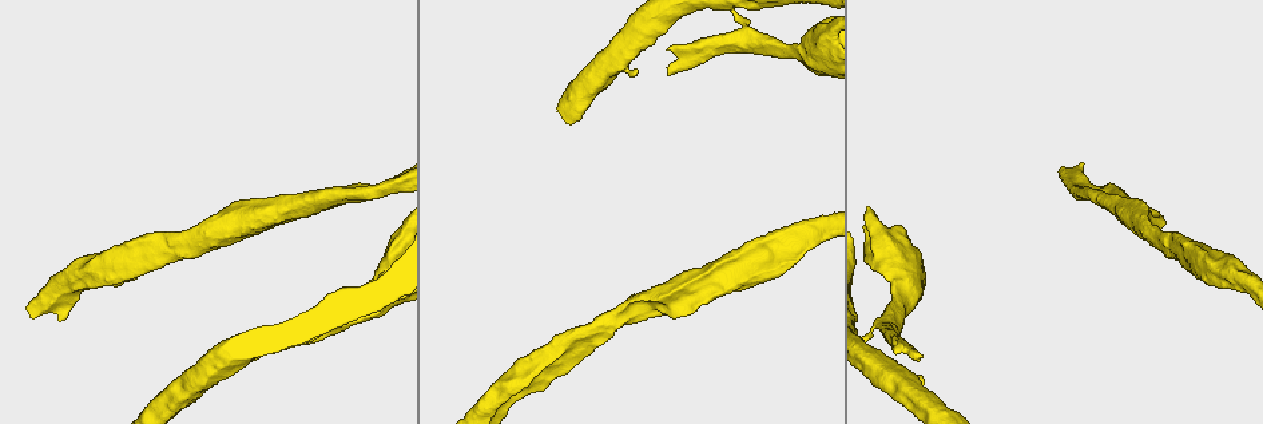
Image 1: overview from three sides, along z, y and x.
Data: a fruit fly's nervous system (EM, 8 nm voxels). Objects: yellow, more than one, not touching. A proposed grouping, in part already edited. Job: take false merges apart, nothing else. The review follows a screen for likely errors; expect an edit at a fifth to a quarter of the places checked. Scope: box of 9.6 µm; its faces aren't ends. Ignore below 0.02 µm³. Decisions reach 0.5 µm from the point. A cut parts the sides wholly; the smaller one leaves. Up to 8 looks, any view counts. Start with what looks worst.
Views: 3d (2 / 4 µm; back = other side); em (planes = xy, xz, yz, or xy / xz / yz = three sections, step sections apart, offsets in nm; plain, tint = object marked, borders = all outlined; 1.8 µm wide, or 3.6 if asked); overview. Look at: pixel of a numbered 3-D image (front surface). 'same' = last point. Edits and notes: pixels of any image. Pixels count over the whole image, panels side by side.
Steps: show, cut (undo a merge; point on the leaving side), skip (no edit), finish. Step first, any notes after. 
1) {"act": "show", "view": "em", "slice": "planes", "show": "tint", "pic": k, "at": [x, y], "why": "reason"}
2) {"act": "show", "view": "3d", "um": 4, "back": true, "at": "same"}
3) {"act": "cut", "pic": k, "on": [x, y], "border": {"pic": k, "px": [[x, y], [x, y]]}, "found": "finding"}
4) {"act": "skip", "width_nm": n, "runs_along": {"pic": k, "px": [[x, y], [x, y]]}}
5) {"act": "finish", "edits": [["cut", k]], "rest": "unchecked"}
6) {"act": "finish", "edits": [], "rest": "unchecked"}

{"act": "show", "view": "em", "um": 3.6, "slice": "xy", "step": 8, "show": "tint", "pic": 1, "at": [233, 227], "why": "side arm on a straight run"}

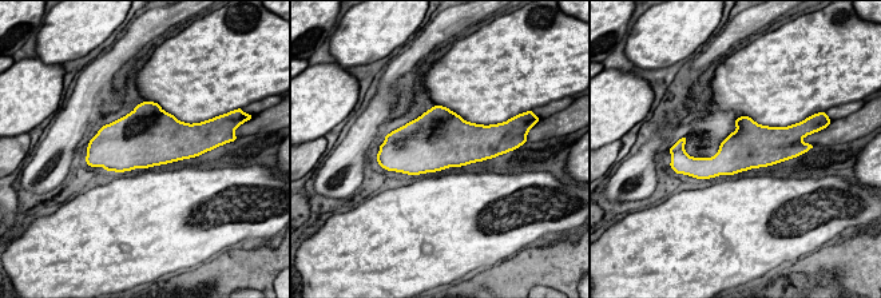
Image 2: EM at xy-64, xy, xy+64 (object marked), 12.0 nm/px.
{"act": "skip", "width_nm": 550, "found": "one cell here"}

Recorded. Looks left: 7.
{"act": "show", "view": "3d", "um": 4, "pic": 1, "at": [887, 263]}

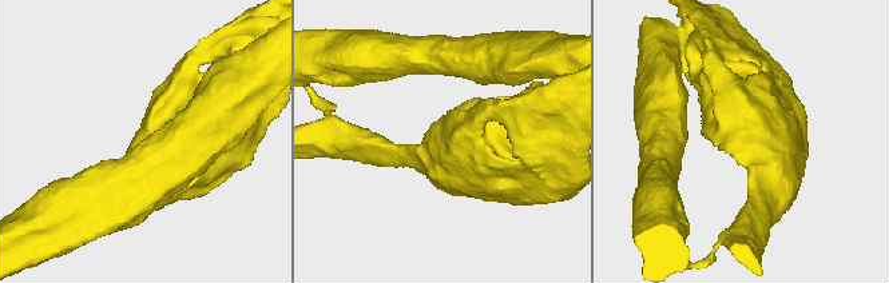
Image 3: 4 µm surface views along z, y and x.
{"act": "show", "view": "em", "slice": "xy", "step": 16, "show": "tint", "pic": 3, "at": [746, 133], "why": "shape alone is not enough"}

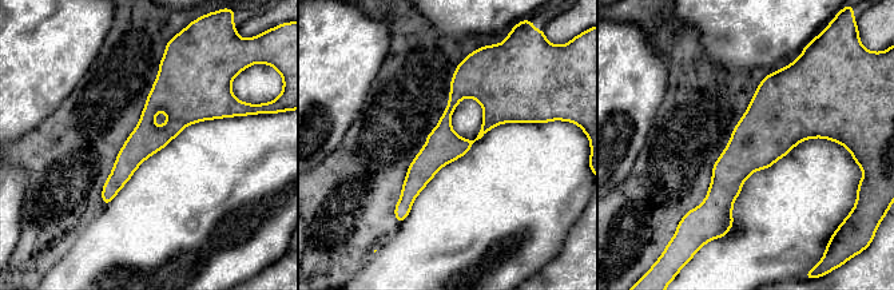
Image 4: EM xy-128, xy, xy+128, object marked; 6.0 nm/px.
{"act": "show", "view": "em", "slice": "planes", "show": "tint", "at": "same", "why": "cut it another way"}

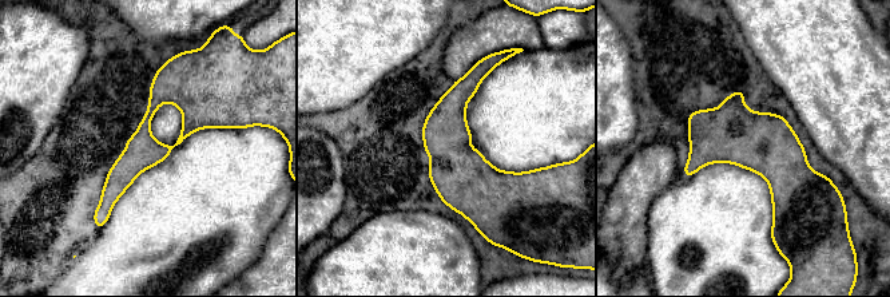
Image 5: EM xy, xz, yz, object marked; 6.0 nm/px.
{"act": "skip", "runs_along": {"pic": 5, "px": [[167, 70], [104, 214]]}, "found": "all the same cell"}

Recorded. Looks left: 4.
{"act": "show", "view": "3d", "um": 4, "pic": 1, "at": [747, 33], "why": "branch point"}

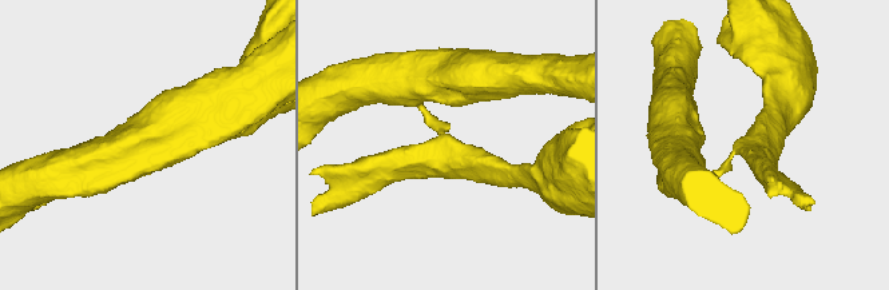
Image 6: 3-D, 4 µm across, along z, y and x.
{"act": "show", "view": "em", "slice": "planes", "show": "tint", "pic": 6, "at": [442, 144], "why": "shape alone is not enough"}

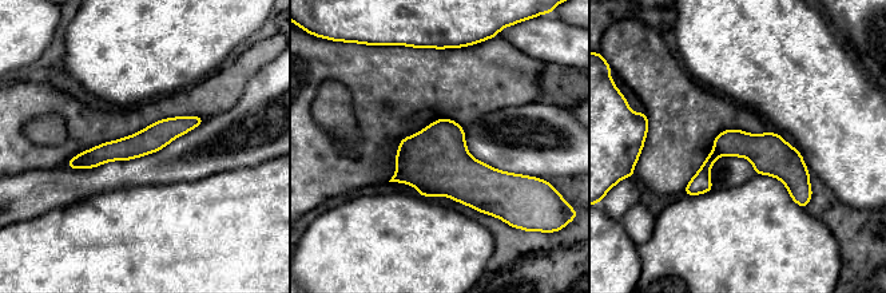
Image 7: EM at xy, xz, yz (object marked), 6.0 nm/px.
{"act": "cut", "pic": 7, "on": [757, 149], "part_leaving": {"pic": 7, "px": [[198, 121], [72, 165]]}, "found": "two cells meet here"}

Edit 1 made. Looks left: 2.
{"act": "finish", "edits": [["cut", 7]], "rest": "unchecked"}

